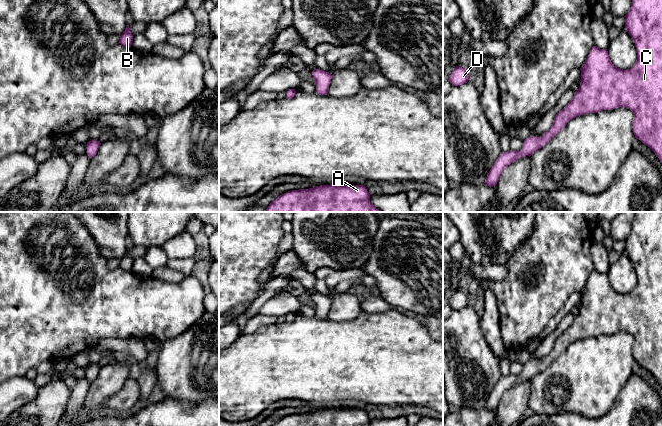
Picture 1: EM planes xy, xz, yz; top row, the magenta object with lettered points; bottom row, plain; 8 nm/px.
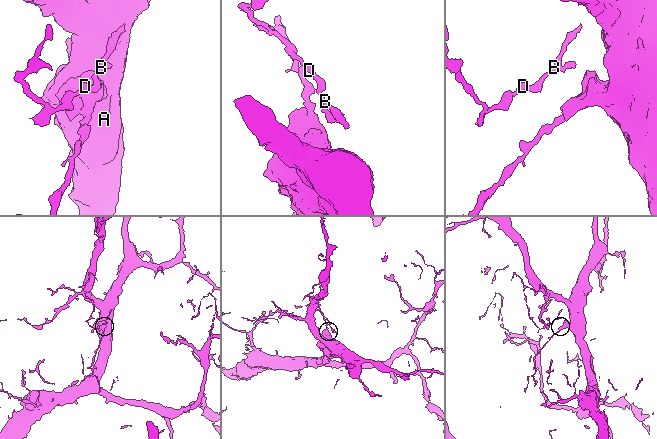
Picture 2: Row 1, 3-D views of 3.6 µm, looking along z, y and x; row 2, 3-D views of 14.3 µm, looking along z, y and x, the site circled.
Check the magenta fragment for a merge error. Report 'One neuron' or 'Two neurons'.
Two neurons

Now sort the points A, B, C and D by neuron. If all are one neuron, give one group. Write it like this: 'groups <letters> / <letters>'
groups A C / B D

